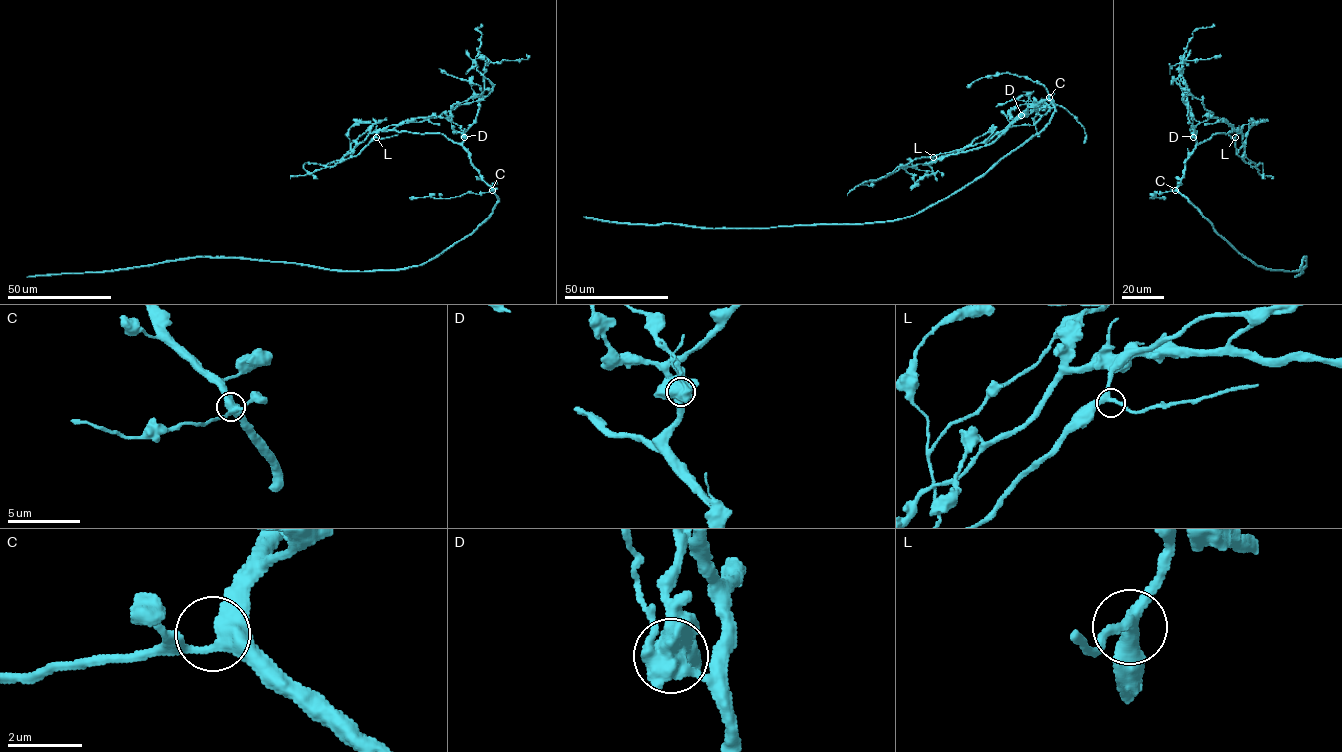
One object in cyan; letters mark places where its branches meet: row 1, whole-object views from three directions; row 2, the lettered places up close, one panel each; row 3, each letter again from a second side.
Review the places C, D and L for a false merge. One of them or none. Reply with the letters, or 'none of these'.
D

